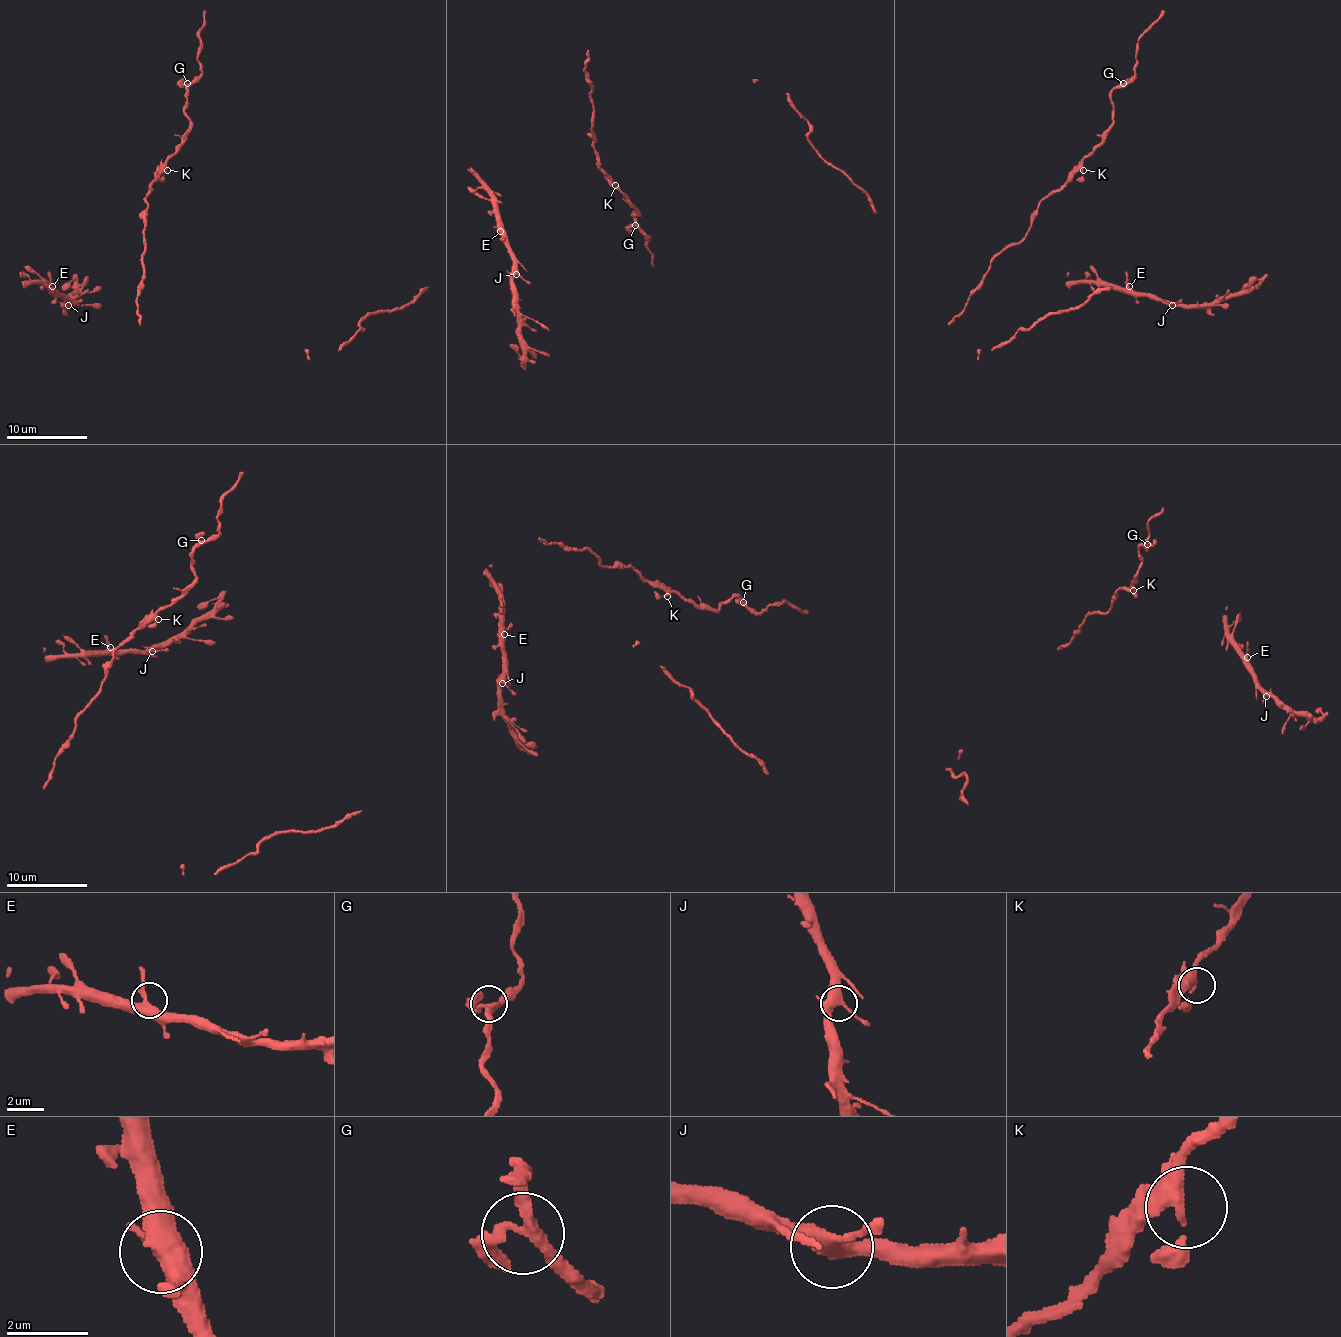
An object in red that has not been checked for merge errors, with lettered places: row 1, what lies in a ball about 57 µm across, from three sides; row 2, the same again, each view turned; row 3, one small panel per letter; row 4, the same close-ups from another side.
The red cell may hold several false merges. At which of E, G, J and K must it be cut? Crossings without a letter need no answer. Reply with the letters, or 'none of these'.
none of these

